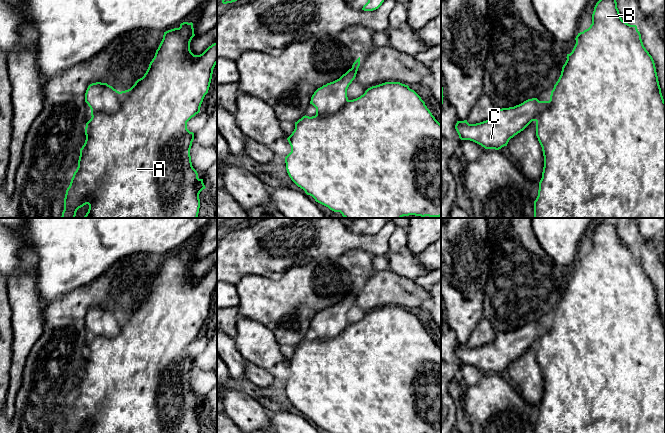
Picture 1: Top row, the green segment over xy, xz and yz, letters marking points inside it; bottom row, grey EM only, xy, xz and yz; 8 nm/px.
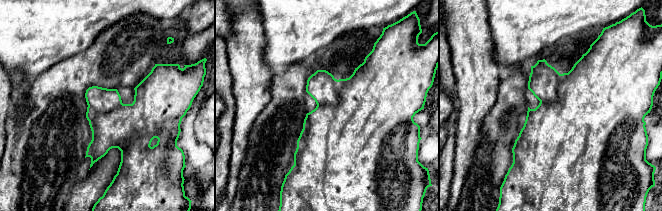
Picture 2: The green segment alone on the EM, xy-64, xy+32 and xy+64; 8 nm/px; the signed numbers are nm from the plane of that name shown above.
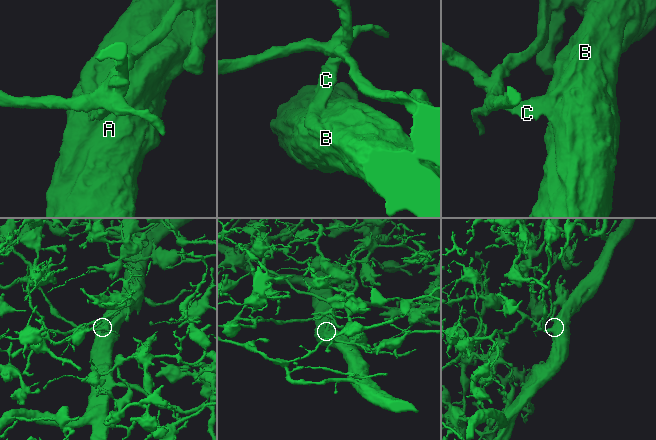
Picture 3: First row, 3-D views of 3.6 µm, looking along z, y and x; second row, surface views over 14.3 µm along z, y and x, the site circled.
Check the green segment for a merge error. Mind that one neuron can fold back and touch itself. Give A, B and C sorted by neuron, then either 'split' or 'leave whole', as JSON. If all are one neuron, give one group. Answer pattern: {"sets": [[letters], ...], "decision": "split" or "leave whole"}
{"sets": [["A", "B", "C"]], "decision": "leave whole"}

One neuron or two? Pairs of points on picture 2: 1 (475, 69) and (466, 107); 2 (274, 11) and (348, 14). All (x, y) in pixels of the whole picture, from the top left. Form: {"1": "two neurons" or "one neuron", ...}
{"1": "one neuron", "2": "one neuron"}

